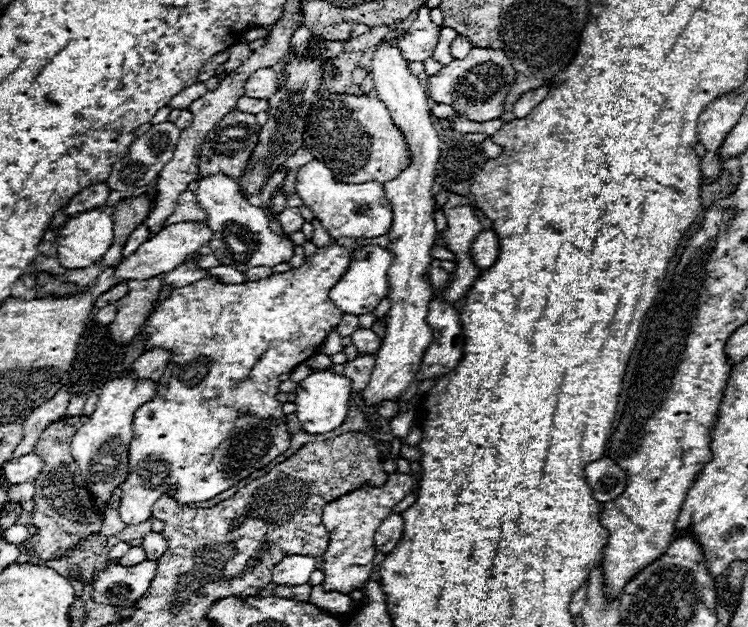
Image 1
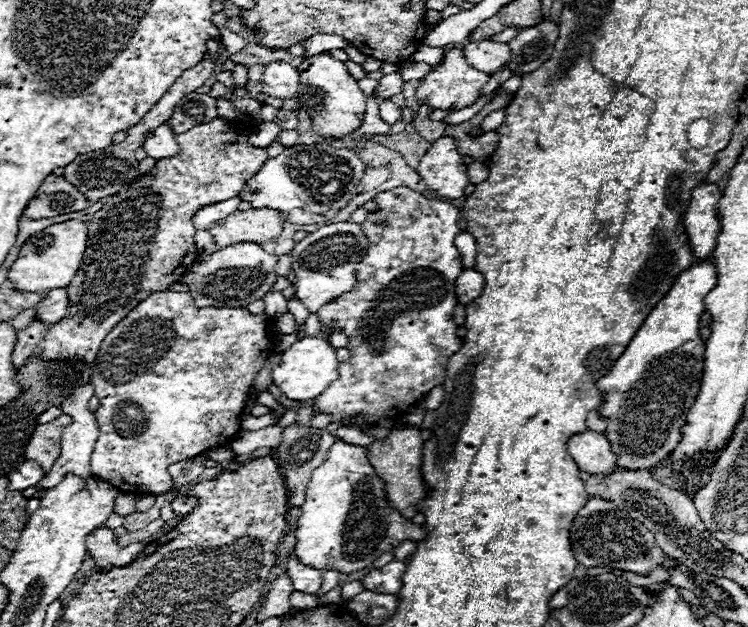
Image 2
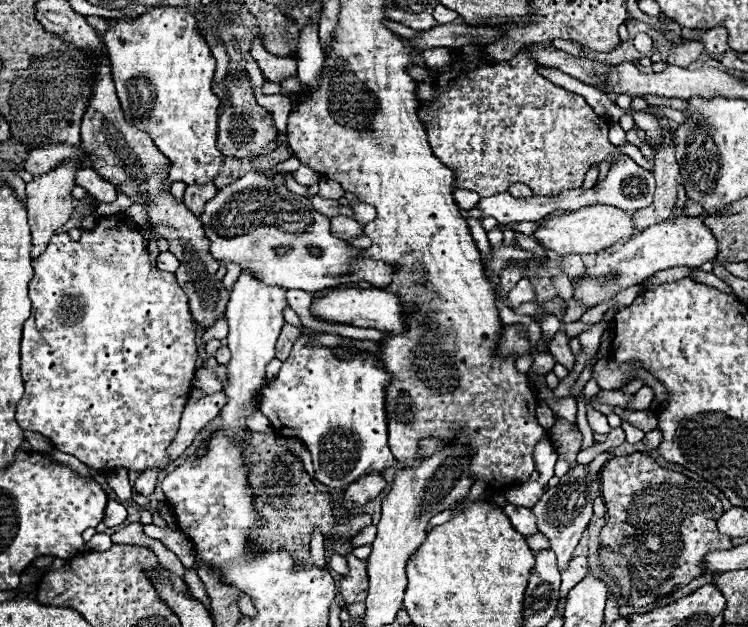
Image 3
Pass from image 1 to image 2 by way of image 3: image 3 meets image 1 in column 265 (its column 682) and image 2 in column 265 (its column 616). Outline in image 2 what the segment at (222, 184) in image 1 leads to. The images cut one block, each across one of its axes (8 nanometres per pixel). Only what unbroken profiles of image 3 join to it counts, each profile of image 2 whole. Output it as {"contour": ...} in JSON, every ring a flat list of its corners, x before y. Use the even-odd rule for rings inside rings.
{"contour":[[240,242,226,246,222,250,216,250,214,254,200,254,196,264,184,272,180,282,188,284,190,296,194,296,196,306,248,306,254,300,260,300,266,292,272,290,276,280,276,268,278,256,268,254,260,244,256,242]]}

